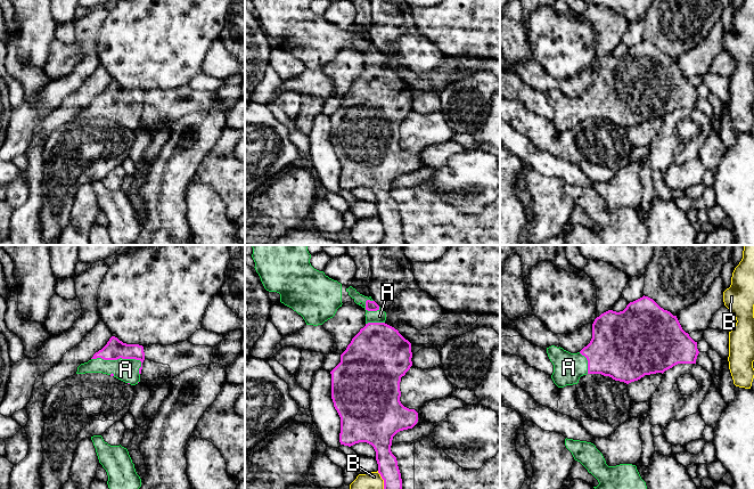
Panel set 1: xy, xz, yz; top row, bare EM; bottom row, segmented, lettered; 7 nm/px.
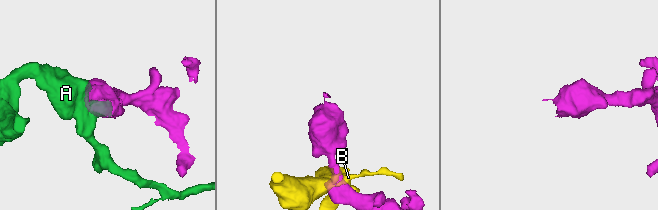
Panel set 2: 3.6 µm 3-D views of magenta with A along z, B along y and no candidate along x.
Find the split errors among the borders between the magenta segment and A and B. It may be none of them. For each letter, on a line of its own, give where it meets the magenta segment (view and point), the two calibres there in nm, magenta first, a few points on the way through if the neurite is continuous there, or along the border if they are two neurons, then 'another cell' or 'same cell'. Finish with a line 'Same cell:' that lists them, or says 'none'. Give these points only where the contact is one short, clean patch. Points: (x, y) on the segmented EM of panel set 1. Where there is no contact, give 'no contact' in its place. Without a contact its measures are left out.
A: xy (119, 358) | 140/160 nm | same cell
B: xz (383, 479) | 140/120 nm | along xz (377, 471), (383, 480), (384, 488) | another cell
Same cell: A

